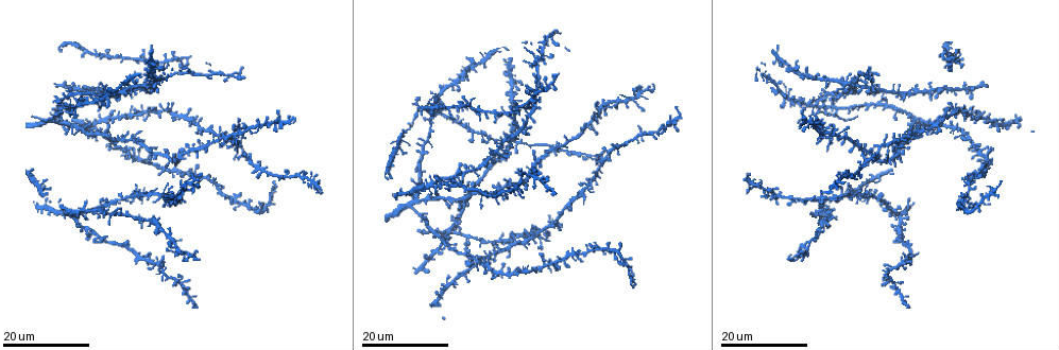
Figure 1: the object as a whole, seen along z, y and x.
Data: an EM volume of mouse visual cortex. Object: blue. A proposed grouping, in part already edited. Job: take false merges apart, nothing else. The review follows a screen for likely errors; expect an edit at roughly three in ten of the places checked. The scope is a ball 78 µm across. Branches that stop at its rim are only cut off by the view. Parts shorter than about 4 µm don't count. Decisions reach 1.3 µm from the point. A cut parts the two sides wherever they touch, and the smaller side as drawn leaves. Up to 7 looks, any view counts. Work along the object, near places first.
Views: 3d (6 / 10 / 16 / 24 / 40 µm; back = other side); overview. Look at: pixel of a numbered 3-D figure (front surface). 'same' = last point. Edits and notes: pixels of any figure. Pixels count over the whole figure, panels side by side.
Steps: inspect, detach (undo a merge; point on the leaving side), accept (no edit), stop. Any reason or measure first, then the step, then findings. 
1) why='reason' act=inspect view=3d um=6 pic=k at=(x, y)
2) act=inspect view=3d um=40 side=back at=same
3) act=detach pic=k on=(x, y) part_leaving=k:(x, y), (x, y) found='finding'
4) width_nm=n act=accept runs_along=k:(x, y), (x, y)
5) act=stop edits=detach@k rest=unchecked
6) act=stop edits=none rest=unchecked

why='side arm on a straight run' act=inspect view=3d um=16 pic=1 at=(814, 109)

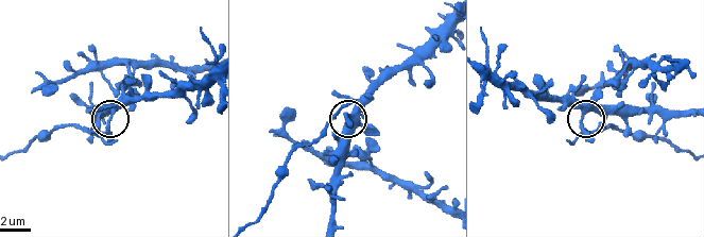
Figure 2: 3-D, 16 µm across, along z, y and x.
act=inspect view=3d um=10 pic=2 at=(110, 115)

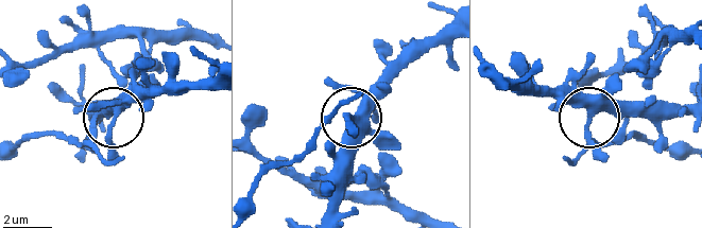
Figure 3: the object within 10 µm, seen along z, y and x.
side_arm_um=15 act=accept found='all the same neuron'

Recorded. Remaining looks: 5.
why='thin arm on a thick one' act=inspect view=3d um=24 pic=1 at=(529, 114)

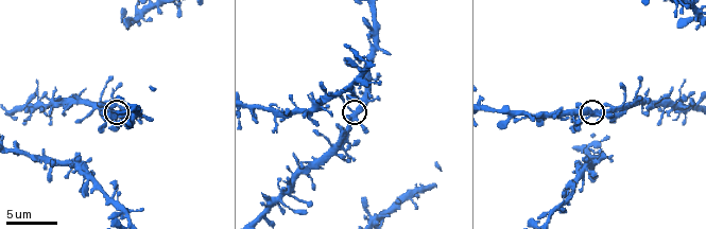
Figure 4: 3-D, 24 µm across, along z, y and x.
act=inspect view=3d um=10 pic=4 at=(594, 115)

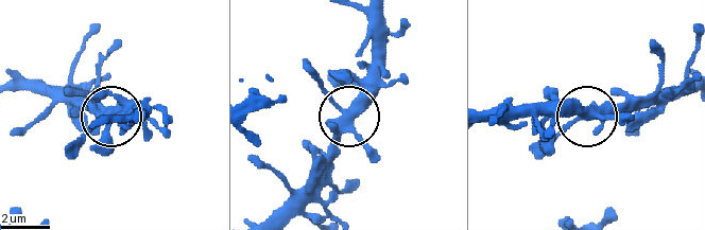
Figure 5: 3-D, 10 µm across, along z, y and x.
why='other side' act=inspect view=3d um=10 side=back pic=5 at=(342, 118)

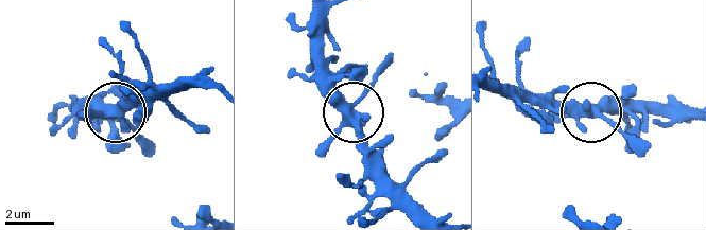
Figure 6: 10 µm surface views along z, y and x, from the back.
act=accept found='all the same neuron'

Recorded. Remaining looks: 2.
why='sudden change in width' act=inspect view=3d um=16 pic=1 at=(290, 117)

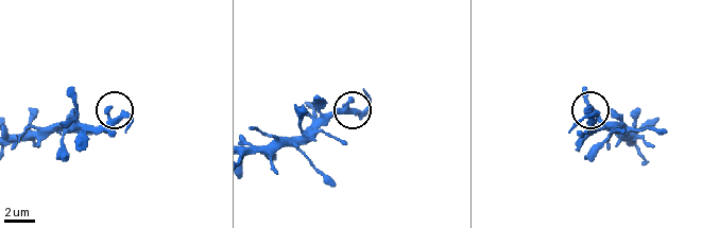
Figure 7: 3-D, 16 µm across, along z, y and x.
act=inspect view=3d um=10 pic=7 at=(118, 118)

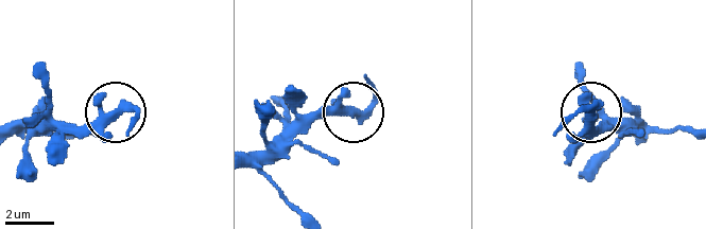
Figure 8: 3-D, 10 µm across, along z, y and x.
width_nm=310 act=accept runs_along=8:(254, 154), (363, 107), (374, 95), (365, 78) found='one neuron here'

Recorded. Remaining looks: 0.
act=stop edits=none rest=unchecked

